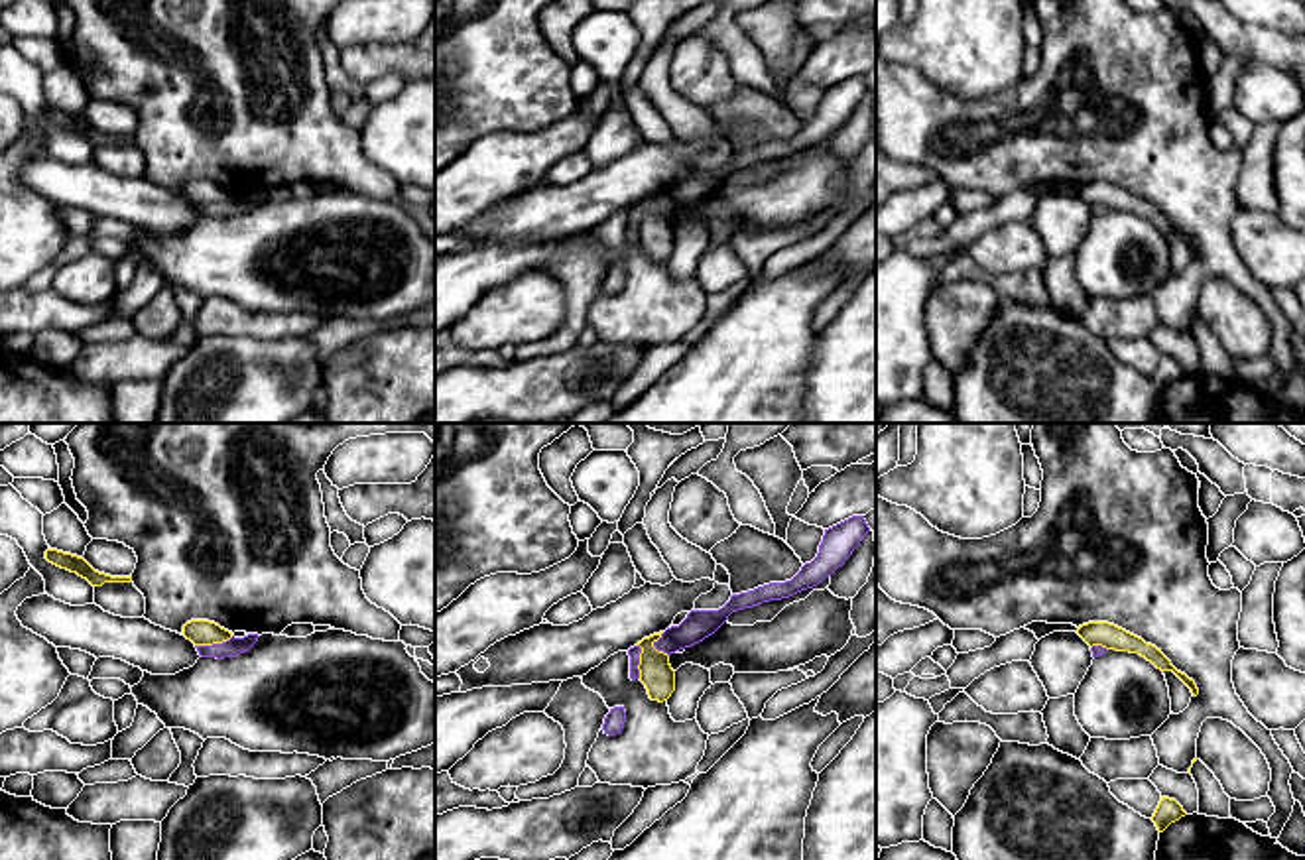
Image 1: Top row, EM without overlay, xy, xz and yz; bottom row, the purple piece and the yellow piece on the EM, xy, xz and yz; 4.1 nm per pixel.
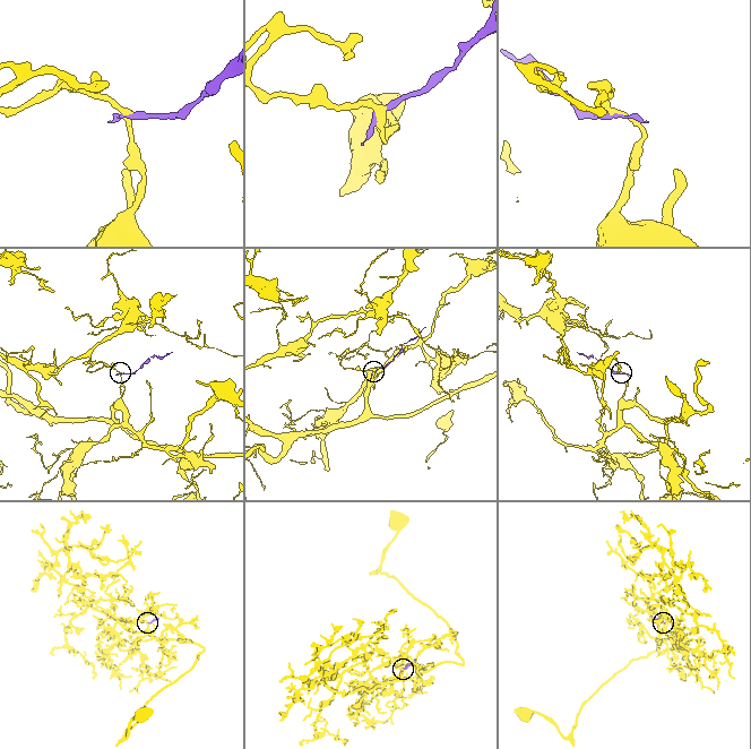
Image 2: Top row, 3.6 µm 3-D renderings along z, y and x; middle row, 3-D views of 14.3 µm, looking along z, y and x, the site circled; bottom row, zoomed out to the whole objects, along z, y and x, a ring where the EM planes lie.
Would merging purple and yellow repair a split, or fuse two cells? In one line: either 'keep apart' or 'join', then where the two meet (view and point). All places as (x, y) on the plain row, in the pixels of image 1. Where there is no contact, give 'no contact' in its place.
keep apart | xy (213, 203)

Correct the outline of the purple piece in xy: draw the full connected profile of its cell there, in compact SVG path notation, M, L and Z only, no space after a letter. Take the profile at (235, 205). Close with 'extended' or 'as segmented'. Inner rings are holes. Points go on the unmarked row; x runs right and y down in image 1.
M248 193L244 197L230 197L222 203L213 203L213 205L195 205L201 216L217 216L217 218L224 218L224 216L236 216L244 211L248 211L256 201L258 201L258 193Z | as segmented

